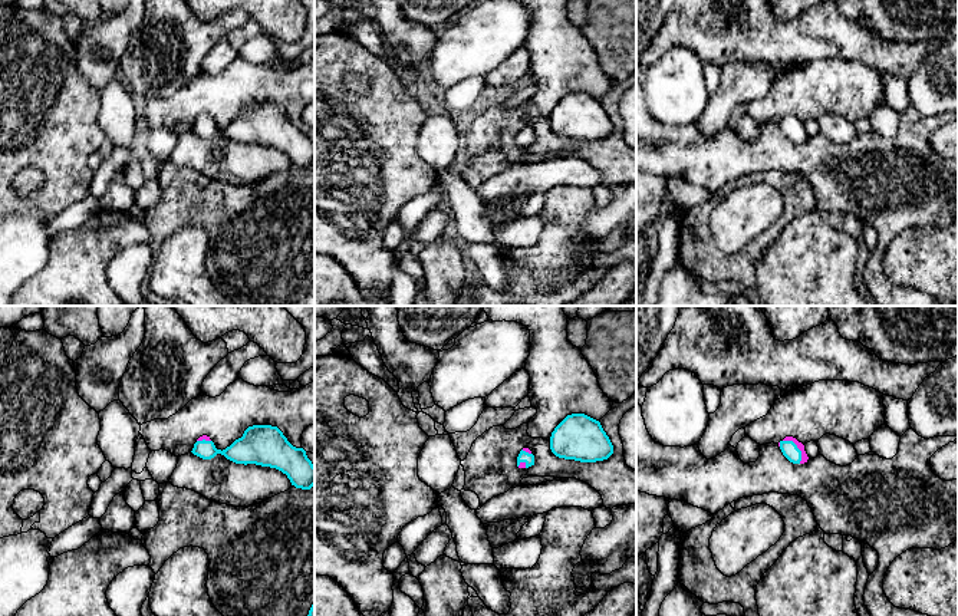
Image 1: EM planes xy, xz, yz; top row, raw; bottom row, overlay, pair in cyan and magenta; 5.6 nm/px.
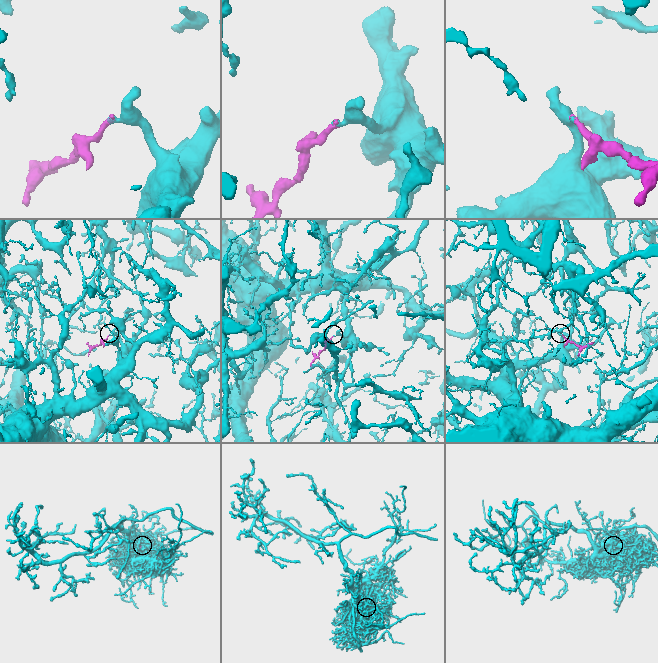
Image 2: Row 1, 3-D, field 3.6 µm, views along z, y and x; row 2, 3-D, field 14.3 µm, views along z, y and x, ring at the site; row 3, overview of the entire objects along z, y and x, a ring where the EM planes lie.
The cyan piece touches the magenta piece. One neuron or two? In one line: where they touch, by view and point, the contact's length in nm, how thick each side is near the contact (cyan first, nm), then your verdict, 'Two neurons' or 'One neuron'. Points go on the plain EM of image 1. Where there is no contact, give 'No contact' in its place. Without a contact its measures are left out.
Touches cyan at yz (797, 127). Shared border 170 nm. Thickness 90 nm (cyan) against 40 nm. One neuron

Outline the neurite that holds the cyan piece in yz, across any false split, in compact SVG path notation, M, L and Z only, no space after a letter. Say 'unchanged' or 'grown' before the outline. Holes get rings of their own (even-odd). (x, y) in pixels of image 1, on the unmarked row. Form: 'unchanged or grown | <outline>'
grown | M786 115L778 121L778 125L783 134L793 142L804 142L809 138L804 123L793 115Z

